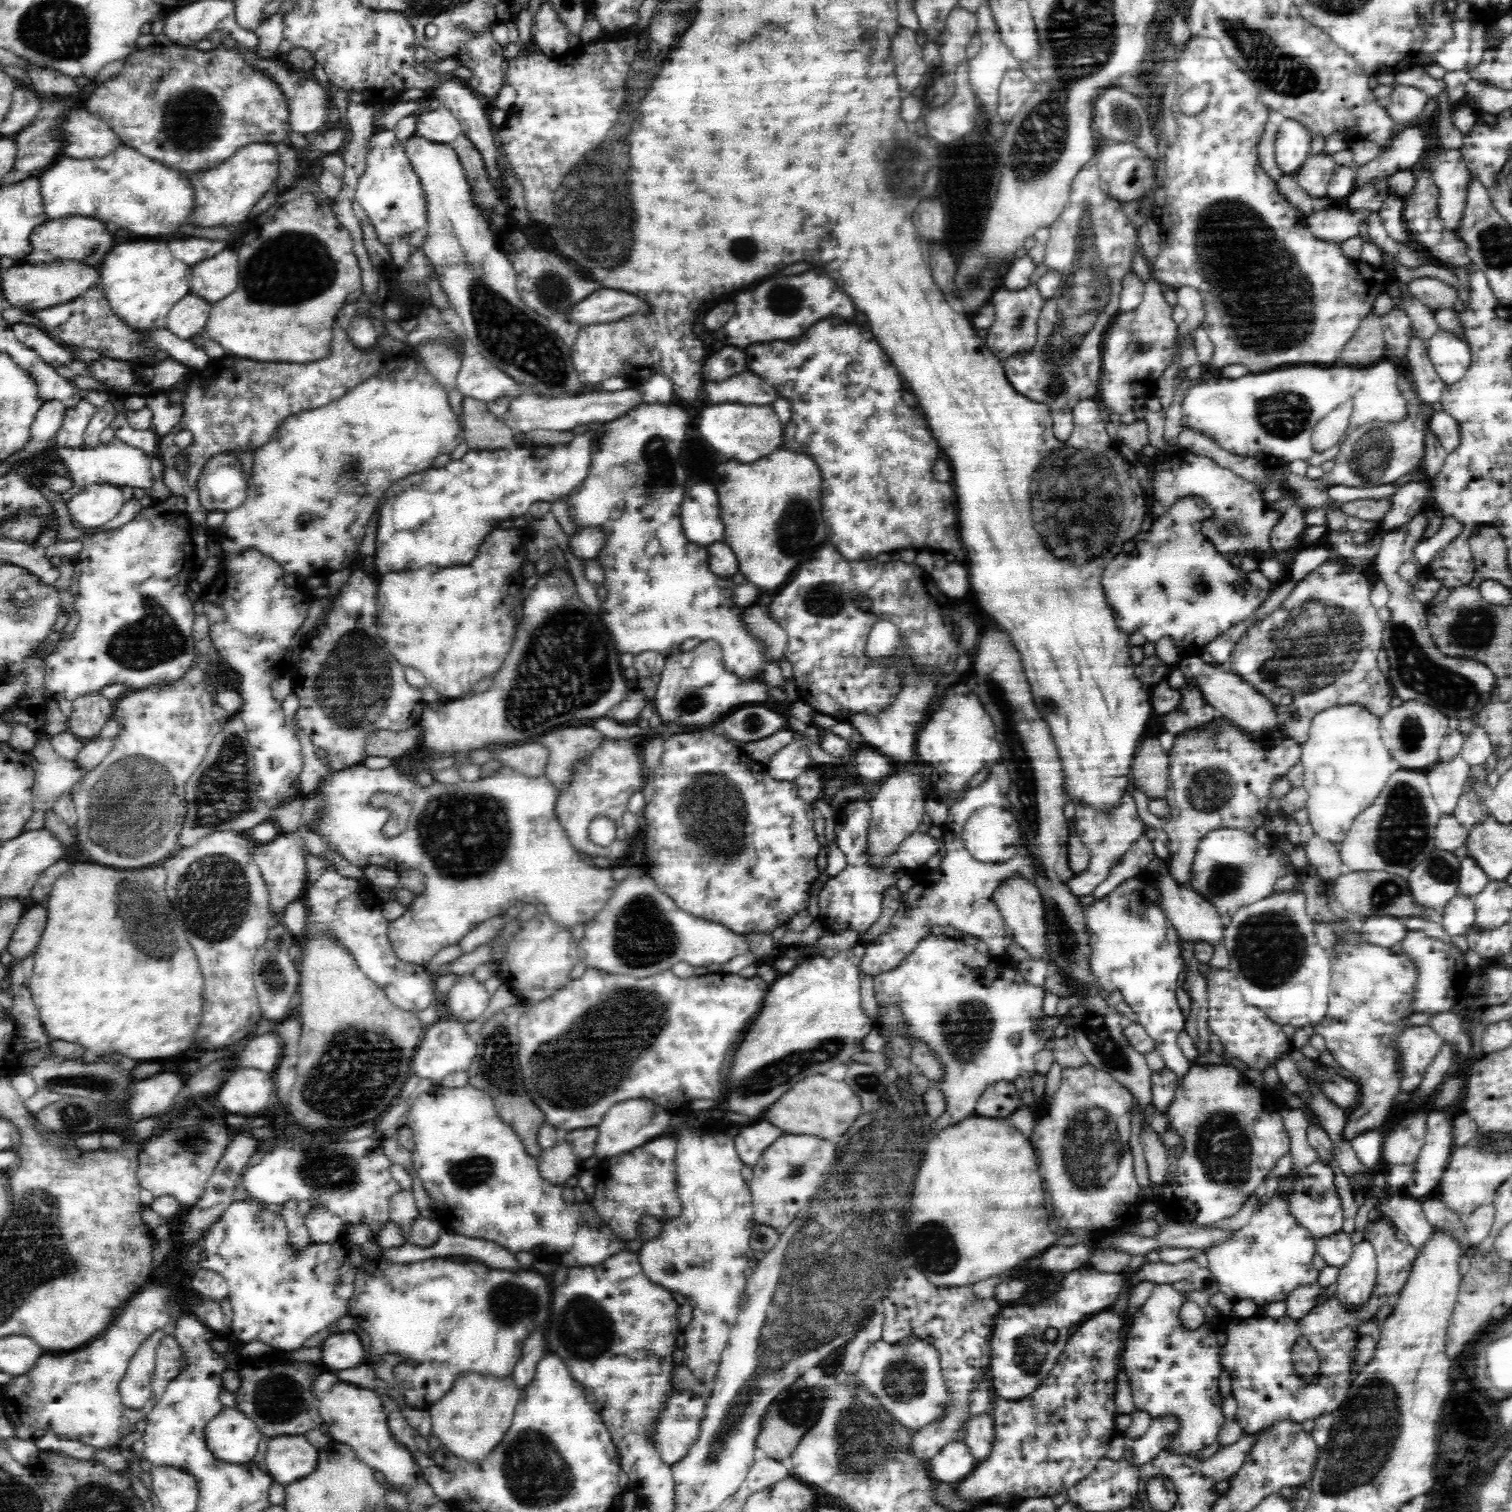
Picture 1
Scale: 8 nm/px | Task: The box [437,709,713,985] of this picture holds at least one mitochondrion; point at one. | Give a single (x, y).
(643, 936)

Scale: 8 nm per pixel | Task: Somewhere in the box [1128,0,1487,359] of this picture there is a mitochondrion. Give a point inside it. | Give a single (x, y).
(1257, 49)

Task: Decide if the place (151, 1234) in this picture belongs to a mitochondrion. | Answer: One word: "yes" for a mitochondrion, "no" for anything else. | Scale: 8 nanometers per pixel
no

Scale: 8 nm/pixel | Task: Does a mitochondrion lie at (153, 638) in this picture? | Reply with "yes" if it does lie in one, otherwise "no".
yes

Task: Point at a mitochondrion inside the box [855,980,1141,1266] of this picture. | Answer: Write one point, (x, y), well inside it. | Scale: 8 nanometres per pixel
(1096, 1150)

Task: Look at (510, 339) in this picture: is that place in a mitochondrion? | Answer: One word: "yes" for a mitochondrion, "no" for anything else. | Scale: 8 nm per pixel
yes

